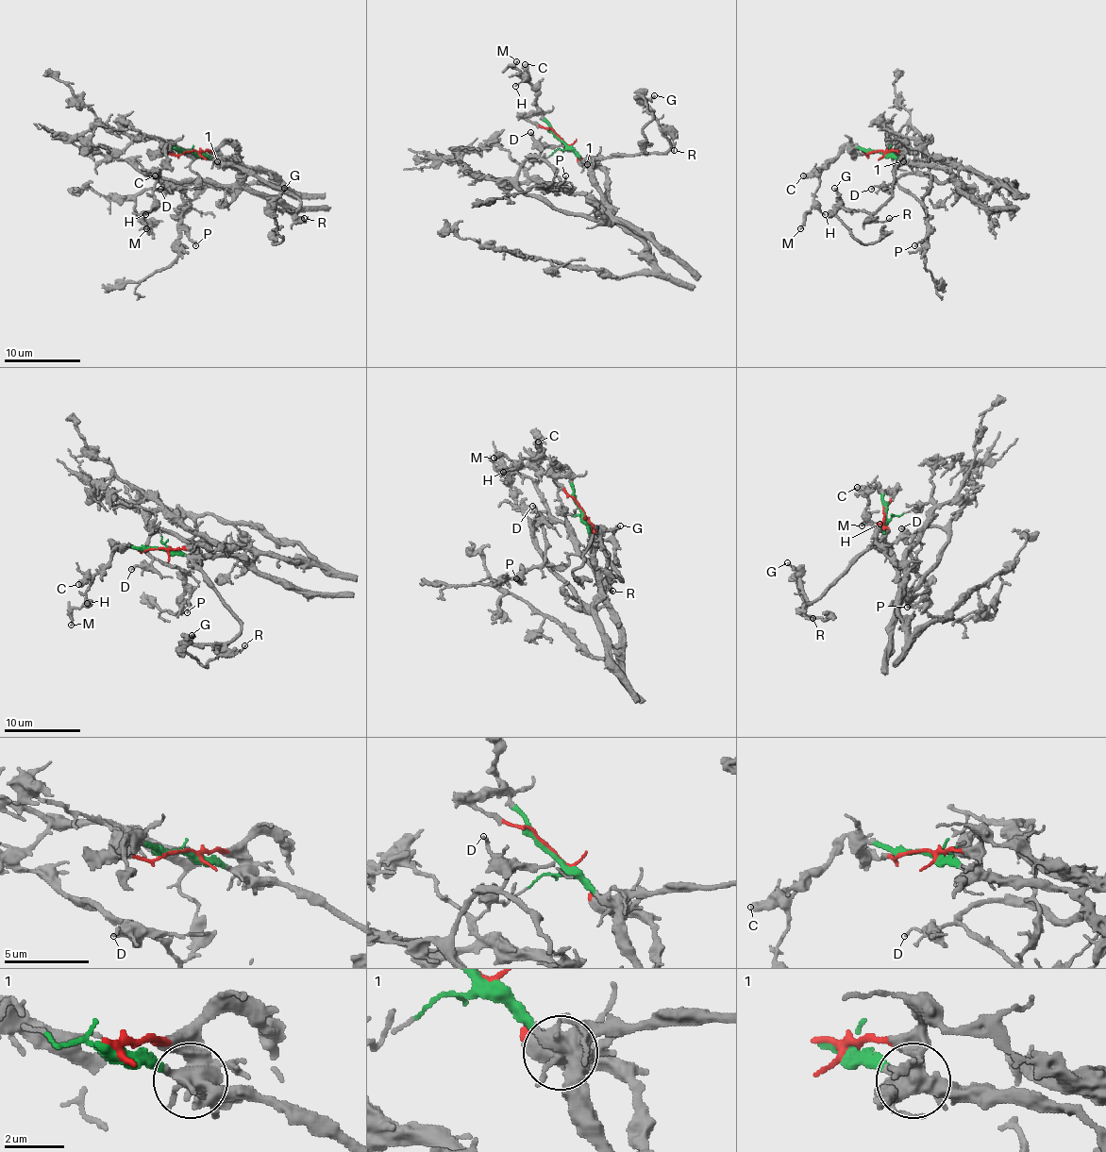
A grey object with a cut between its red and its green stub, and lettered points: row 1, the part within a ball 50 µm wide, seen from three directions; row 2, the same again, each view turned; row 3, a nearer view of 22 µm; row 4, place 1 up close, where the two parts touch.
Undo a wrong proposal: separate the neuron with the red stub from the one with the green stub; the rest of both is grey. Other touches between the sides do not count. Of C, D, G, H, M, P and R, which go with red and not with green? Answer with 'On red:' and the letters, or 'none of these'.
On red: none of these

